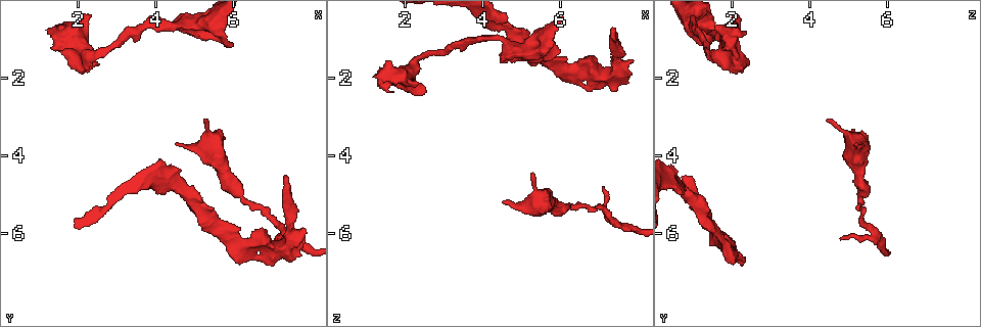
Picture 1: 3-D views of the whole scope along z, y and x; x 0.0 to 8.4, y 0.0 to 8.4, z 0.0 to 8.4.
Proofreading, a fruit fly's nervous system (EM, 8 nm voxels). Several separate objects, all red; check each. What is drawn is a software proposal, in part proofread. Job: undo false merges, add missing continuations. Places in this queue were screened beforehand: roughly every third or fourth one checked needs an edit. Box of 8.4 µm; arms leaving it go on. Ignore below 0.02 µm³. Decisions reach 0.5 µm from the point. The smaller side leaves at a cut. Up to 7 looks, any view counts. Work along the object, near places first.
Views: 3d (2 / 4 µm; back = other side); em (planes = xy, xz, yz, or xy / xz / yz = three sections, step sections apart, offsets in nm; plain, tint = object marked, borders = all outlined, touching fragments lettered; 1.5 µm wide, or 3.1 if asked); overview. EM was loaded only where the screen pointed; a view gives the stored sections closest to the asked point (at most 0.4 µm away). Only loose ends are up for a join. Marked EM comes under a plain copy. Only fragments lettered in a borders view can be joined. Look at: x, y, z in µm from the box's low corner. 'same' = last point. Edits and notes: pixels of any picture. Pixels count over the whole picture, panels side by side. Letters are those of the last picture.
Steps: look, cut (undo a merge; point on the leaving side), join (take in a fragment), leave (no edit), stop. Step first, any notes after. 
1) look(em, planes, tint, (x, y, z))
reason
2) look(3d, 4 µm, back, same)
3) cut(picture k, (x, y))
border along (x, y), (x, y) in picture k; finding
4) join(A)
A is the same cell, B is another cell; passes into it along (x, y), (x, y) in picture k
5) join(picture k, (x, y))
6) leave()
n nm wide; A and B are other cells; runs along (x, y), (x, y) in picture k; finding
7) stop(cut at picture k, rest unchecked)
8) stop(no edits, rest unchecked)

look(3d, 4 µm, (7.75, 6.55, 2.15))
an open end

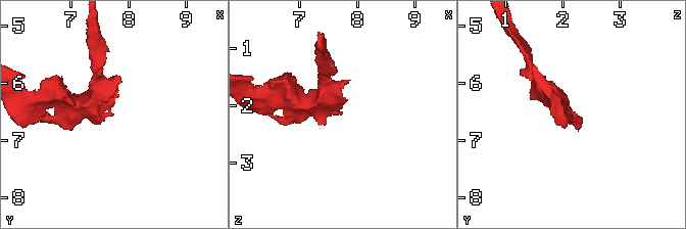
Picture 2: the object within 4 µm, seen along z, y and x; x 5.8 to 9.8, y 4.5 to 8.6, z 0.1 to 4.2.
look(em, planes, borders, (7.80, 6.55, 2.15))
shape alone is not enough

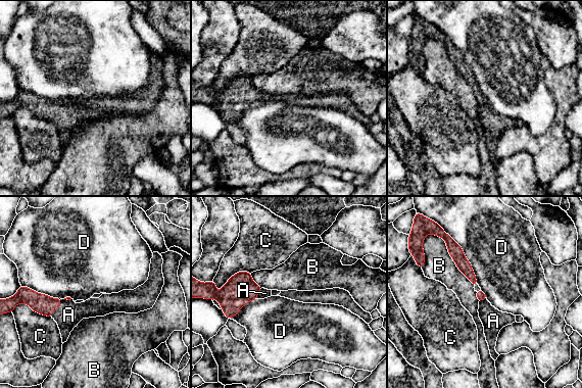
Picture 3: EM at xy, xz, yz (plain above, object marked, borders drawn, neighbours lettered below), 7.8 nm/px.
join(A)
A is the same cell, B, C and D are other cells; it goes on there

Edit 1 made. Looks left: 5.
look(em, planes, borders, (7.35, 4.60, 0.80))

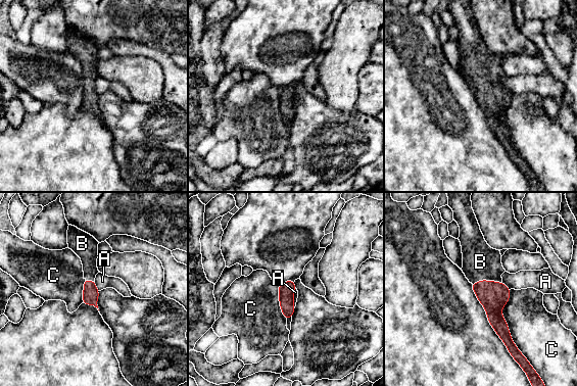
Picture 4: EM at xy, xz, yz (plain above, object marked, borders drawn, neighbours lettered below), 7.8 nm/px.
join(B)
B is the same cell, A and C are other cells; passes into it along (493, 295), (486, 280), (480, 261) in picture 4; it goes on there

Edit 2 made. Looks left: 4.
look(overview)

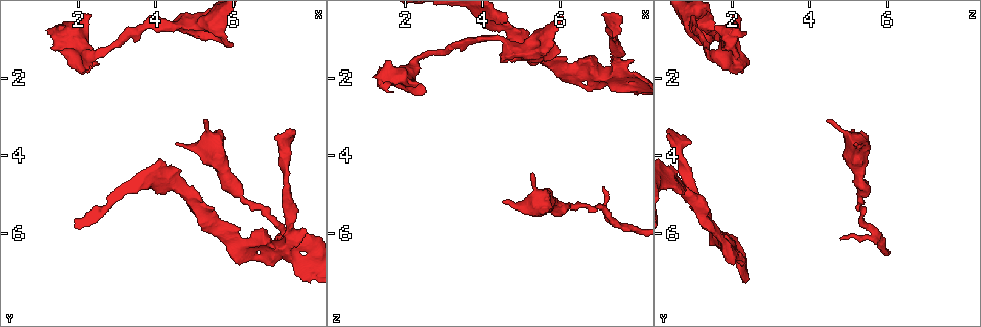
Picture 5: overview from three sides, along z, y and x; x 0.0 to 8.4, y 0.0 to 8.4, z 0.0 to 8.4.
look(em, xz, step 4, tint, (4.55, 3.65, 5.20))
tapers out

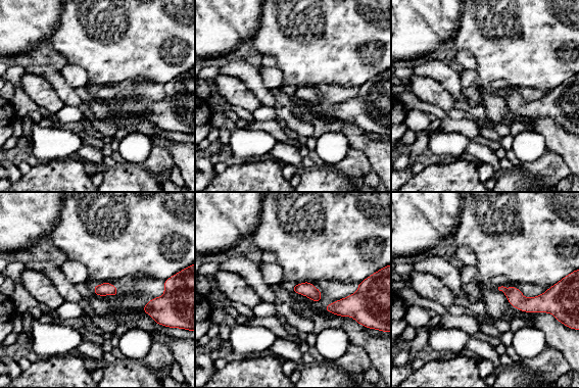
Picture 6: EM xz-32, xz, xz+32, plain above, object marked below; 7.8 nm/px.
look(em, planes, borders, same)

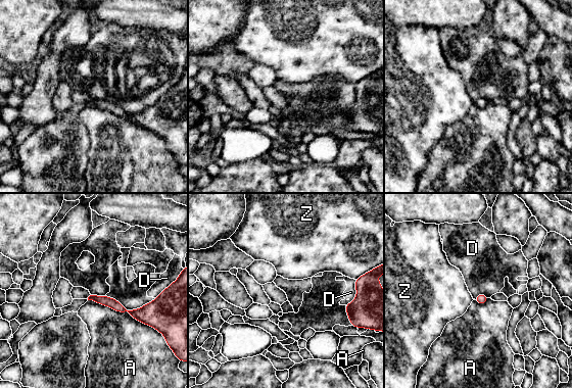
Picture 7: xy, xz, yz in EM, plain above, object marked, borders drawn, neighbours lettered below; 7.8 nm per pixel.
leave()
80 nm wide; A, D and Z are other cells; runs along (92, 297), (131, 312), (149, 306) in picture 7; none of them fits

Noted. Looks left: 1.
stop(join at picture 3, join at picture 4, rest unchecked)

